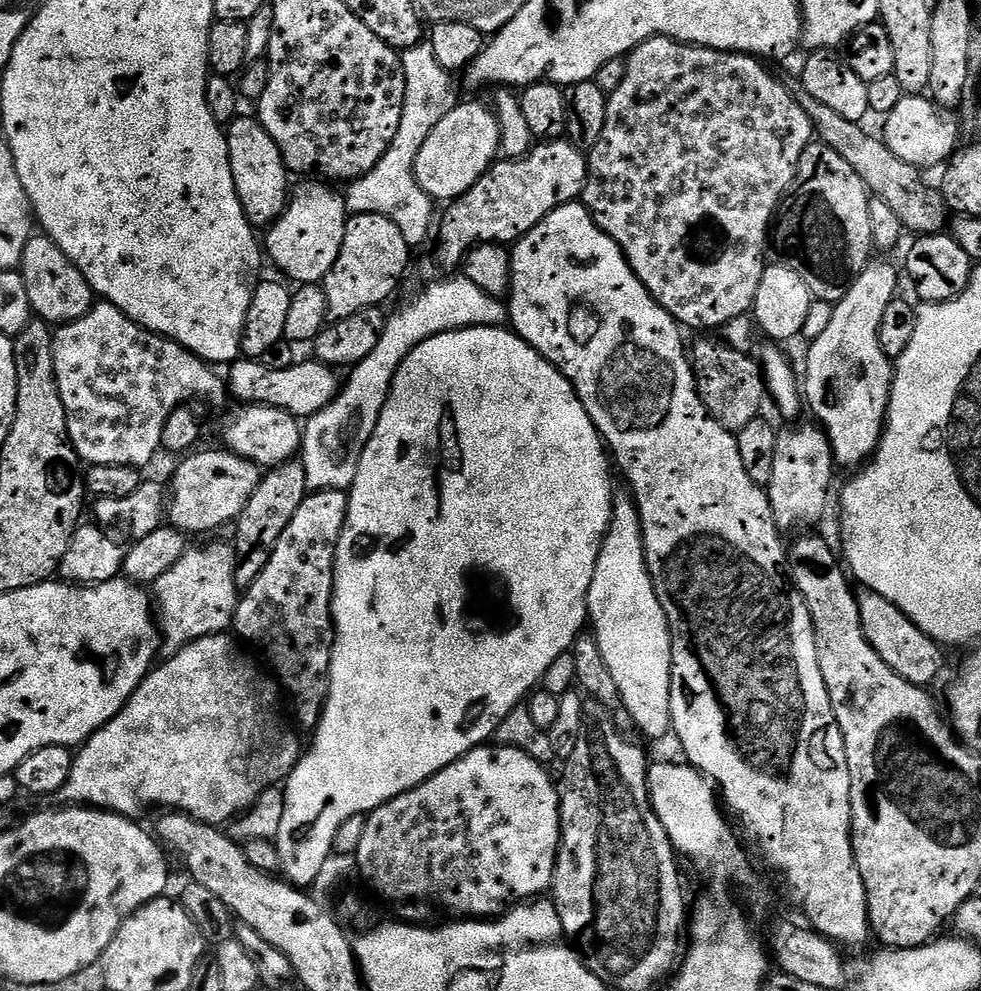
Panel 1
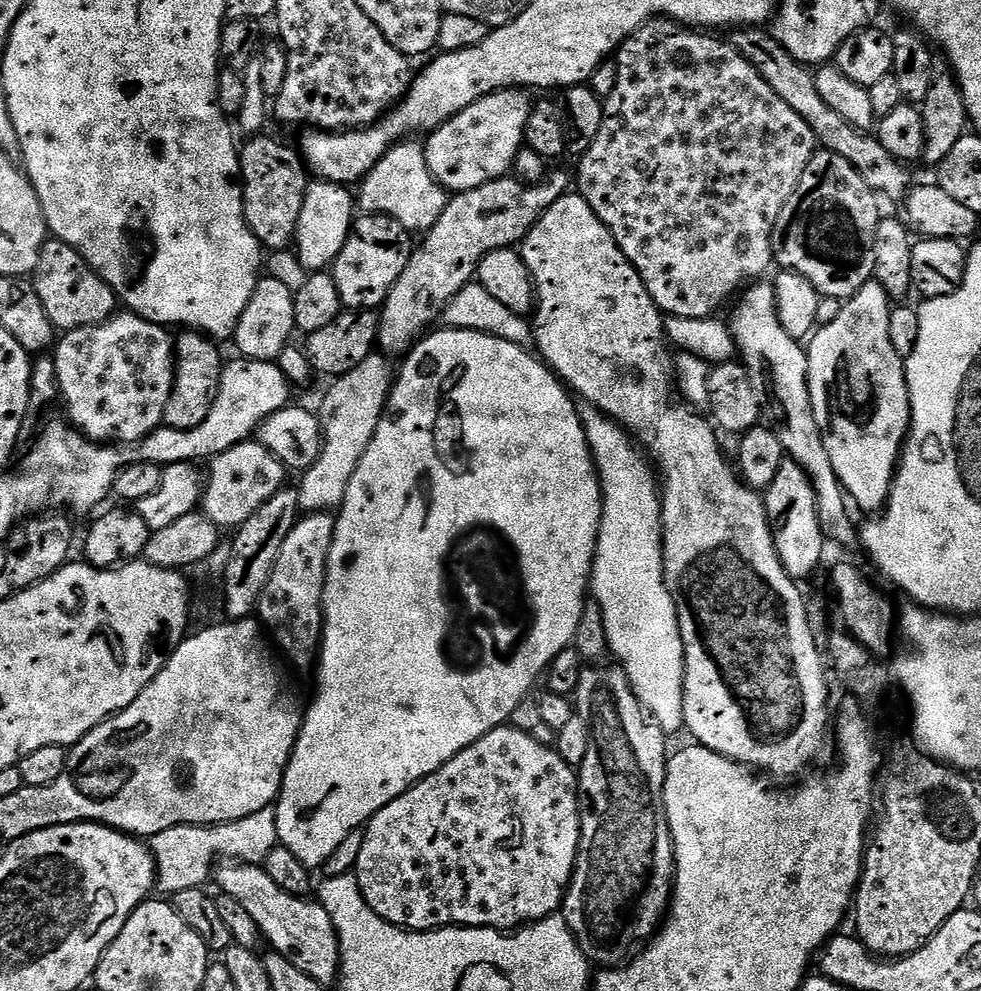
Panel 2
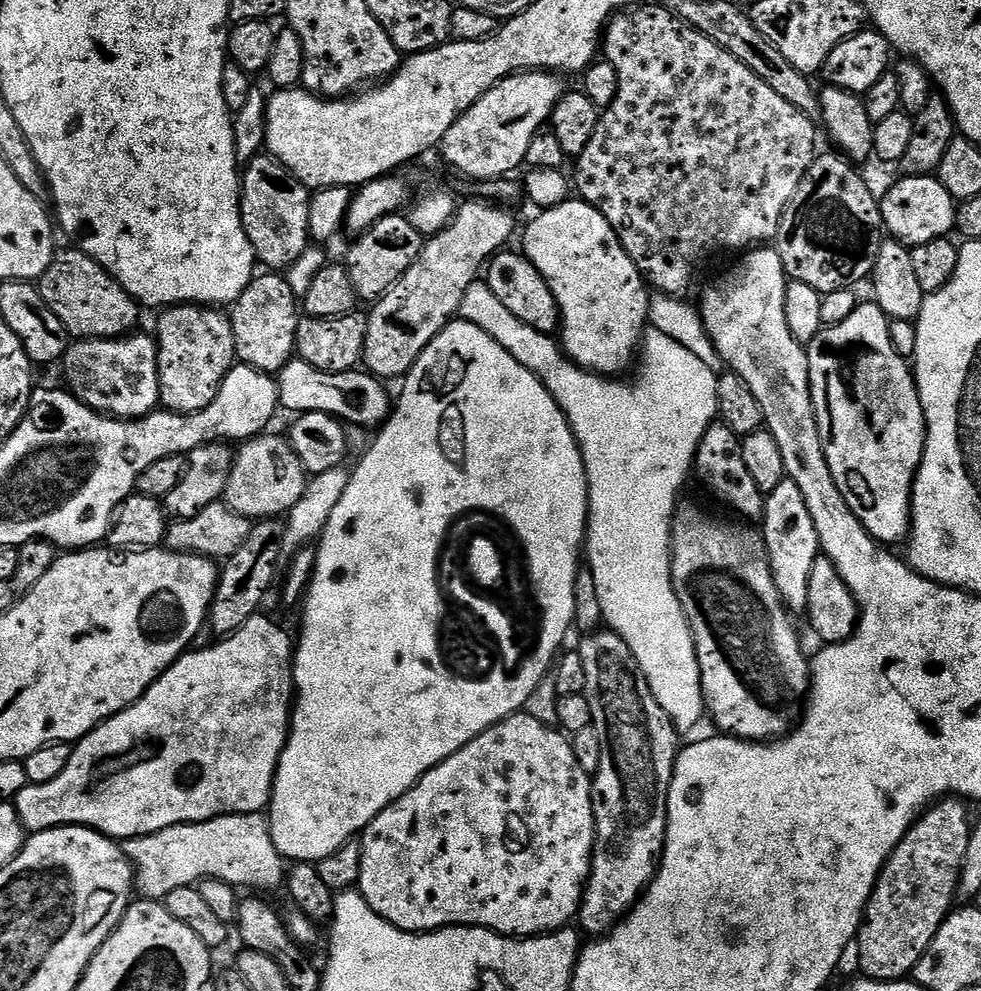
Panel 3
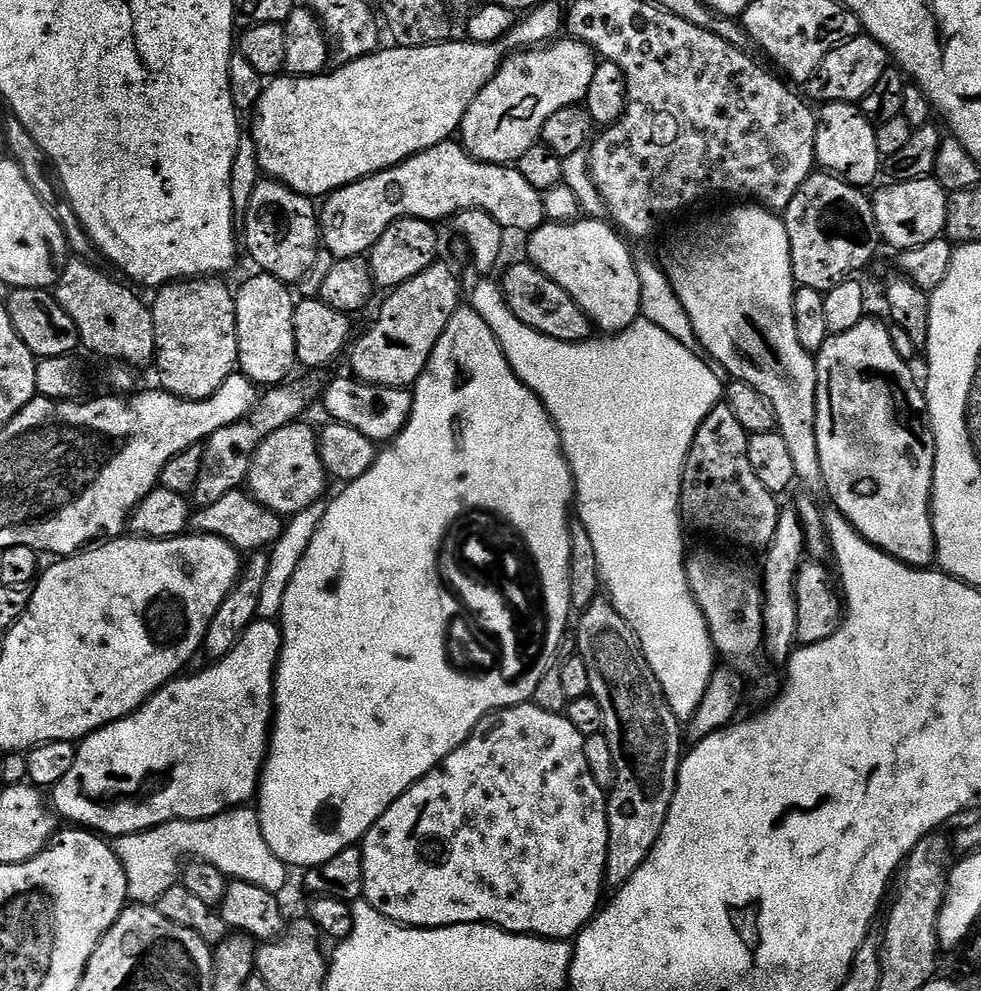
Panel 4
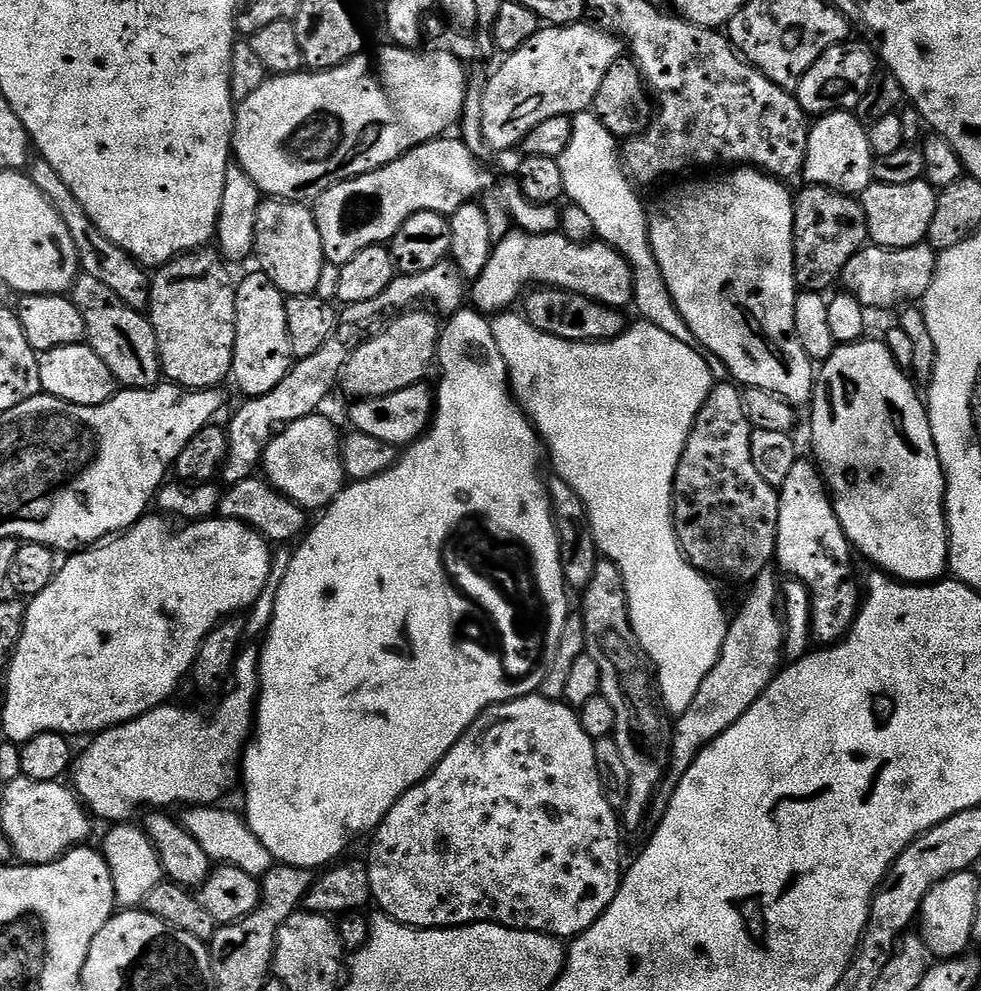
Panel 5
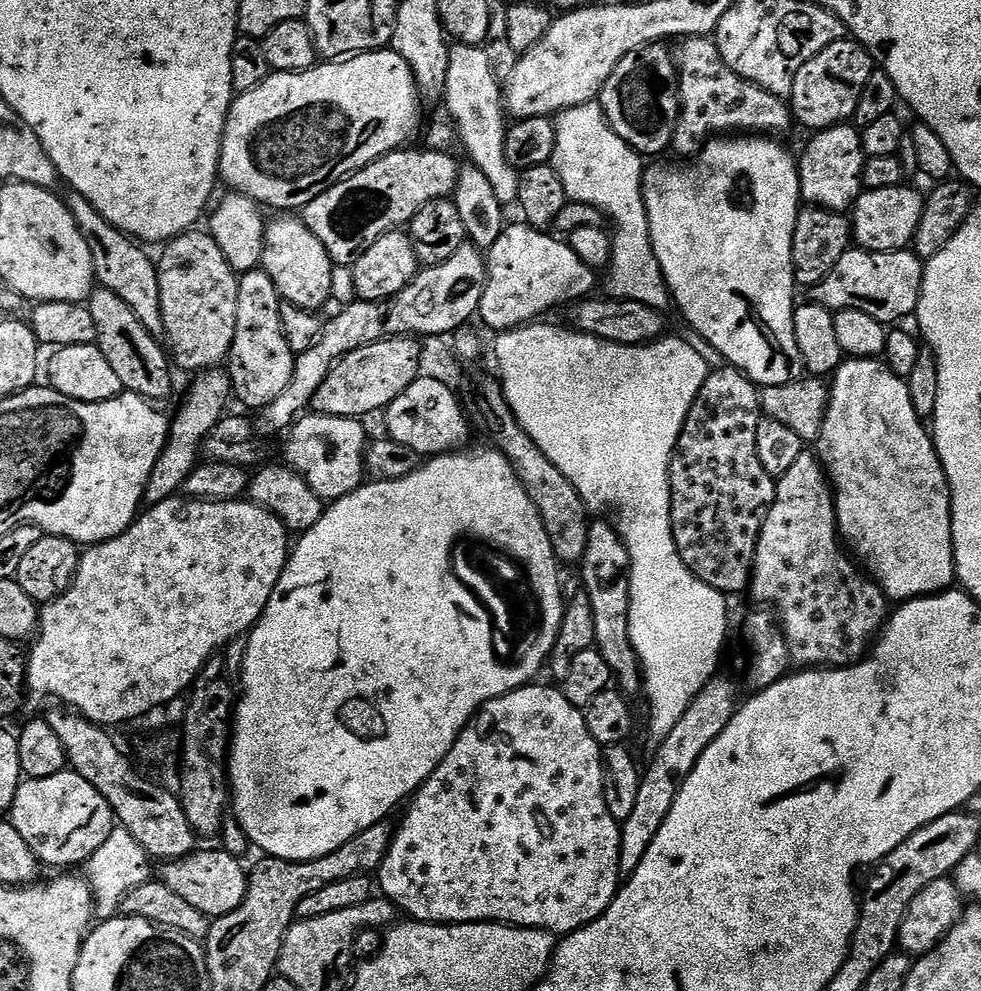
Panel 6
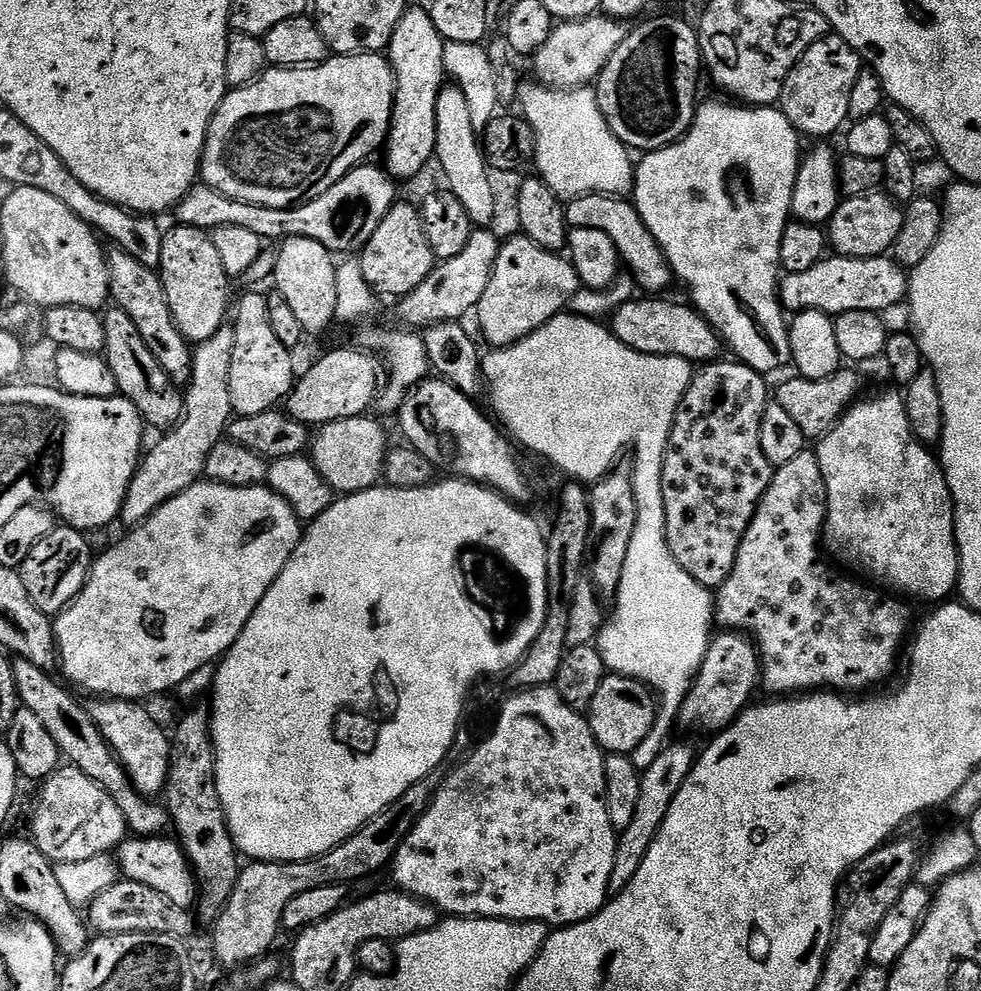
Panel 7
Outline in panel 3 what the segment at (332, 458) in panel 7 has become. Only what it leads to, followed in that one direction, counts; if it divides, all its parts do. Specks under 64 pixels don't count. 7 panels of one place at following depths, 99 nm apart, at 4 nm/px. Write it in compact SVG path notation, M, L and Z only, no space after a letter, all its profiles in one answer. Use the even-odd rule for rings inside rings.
M261 434L239 445L232 462L230 482L224 491L223 503L253 522L280 518L302 498L310 479L298 454L283 435Z

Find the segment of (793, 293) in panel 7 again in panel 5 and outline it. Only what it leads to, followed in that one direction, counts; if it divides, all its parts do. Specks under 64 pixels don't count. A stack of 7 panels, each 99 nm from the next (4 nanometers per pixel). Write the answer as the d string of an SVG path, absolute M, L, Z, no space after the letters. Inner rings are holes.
M915 244L913 248L877 248L866 246L842 270L839 283L845 284L847 295L858 298L865 310L899 309L909 302L923 301L936 273L938 253L931 244Z

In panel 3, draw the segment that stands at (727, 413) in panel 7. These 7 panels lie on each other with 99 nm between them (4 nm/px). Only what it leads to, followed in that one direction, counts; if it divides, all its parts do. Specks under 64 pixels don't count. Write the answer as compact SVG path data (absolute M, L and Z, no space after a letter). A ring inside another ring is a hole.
M714 422L706 430L706 434L702 434L700 445L696 451L694 472L695 475L700 475L701 482L704 483L726 507L733 508L733 510L740 515L737 517L743 518L748 522L763 521L764 501L766 499L765 493L760 492L758 485L754 483L754 478L750 478L750 470L746 470L746 461L742 458L742 437L738 434L734 434L734 430L730 430L730 426L726 426L722 422Z

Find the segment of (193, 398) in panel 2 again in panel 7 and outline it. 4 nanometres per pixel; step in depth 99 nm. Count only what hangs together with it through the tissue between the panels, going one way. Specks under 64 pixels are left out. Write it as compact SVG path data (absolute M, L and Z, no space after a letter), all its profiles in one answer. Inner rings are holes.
M185 224L169 227L164 233L158 271L176 328L196 346L214 338L218 330L225 327L227 320L224 319L227 316L229 319L228 299L232 288L228 285L230 277L226 266L222 266L222 254L218 254L218 246L214 246L211 235Z

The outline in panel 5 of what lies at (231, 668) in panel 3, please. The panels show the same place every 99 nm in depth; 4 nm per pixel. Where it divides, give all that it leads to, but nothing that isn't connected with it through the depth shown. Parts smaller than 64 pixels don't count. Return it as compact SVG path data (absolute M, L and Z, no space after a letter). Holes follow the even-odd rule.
M245 647L236 657L234 684L237 688L216 708L216 720L191 712L188 708L161 706L130 722L99 733L84 753L75 757L70 769L70 784L80 803L97 821L128 822L141 810L168 810L171 804L212 806L232 787L237 787L242 772L242 757L254 735L256 705L260 698L260 648Z

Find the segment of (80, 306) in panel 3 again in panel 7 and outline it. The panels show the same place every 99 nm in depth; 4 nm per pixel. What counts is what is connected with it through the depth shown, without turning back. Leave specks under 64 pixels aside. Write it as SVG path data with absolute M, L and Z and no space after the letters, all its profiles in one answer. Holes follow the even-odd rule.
M112 306L103 313L103 318L108 338L106 361L110 370L113 371L114 378L117 379L119 395L125 396L130 402L134 402L134 406L140 411L140 417L143 418L149 429L164 428L160 430L171 430L175 428L180 419L184 417L185 393L181 391L176 381L166 374L166 370L162 370L158 358L154 358L154 354L150 354L150 346L146 346L146 342L138 334L138 326L134 326L130 314L123 312L119 306Z

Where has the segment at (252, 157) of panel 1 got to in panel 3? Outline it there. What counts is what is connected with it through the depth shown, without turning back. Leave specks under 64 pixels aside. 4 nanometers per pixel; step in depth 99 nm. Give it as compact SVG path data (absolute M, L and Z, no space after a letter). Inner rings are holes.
M271 154L255 156L242 172L242 195L240 197L240 217L246 230L246 238L250 238L250 246L254 250L257 261L264 264L268 270L284 270L291 264L296 264L304 256L304 251L310 245L310 190L286 166L282 166Z

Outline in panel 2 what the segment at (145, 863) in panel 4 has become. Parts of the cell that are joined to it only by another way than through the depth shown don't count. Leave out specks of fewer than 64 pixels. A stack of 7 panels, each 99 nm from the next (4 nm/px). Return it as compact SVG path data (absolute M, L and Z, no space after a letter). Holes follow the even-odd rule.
M275 807L263 808L258 810L258 814L250 814L246 818L225 824L179 824L150 837L152 860L156 863L156 888L164 891L164 894L204 888L219 860L260 866L263 865L266 854L270 854L270 850L276 847L278 822Z

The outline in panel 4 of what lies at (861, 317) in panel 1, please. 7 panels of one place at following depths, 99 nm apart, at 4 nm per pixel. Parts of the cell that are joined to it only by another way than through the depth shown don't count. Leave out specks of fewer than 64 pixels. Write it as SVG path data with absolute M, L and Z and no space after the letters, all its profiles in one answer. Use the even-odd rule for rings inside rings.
M865 318L858 322L858 326L854 326L854 330L846 330L837 336L829 335L828 340L822 346L822 350L815 357L816 361L816 437L818 438L818 458L820 459L820 475L822 477L823 487L828 487L828 496L834 507L840 511L844 517L853 524L860 533L866 537L868 541L876 548L881 548L886 554L890 554L896 560L901 560L903 564L908 565L909 568L923 568L927 569L929 565L935 561L936 558L936 539L934 538L934 530L932 529L932 479L934 478L934 462L936 461L936 440L932 437L932 426L928 419L928 401L926 399L926 392L923 387L916 385L916 376L911 372L909 361L904 360L899 354L898 350L894 350L894 342L890 342L890 334L888 333L889 325L887 323L879 324L876 320Z

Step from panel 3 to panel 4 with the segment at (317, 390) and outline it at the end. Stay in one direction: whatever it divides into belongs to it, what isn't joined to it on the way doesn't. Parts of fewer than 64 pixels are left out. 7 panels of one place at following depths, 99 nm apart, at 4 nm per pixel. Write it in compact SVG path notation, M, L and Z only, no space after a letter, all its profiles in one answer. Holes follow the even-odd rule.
M355 378L336 380L322 392L322 405L337 424L354 426L358 434L377 442L391 442L403 430L412 409L411 391L402 388L383 388L377 384L364 384Z

